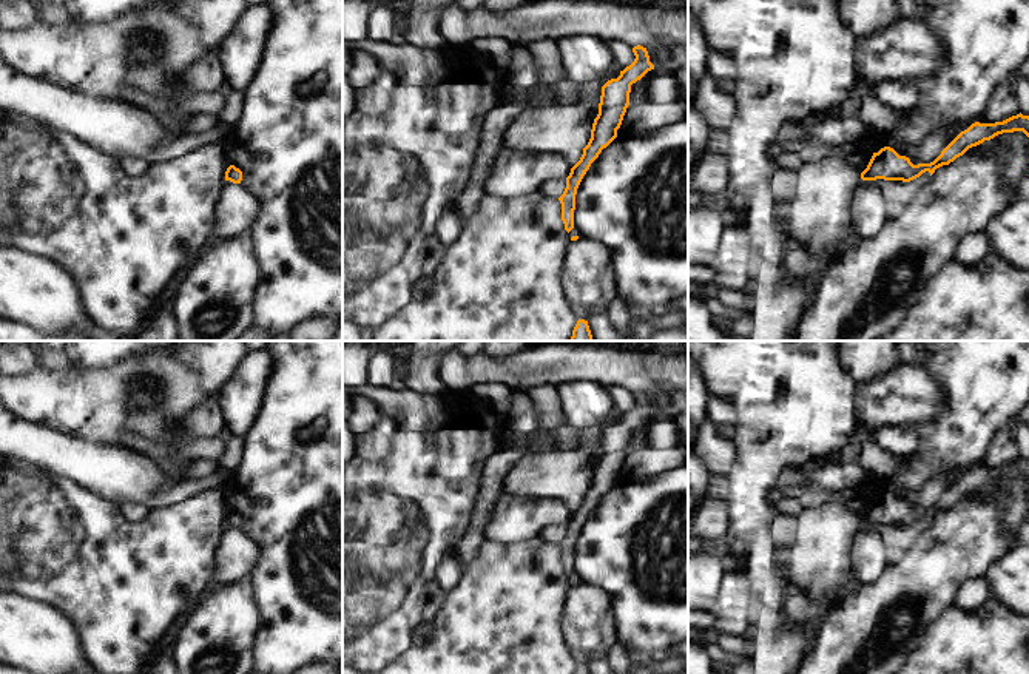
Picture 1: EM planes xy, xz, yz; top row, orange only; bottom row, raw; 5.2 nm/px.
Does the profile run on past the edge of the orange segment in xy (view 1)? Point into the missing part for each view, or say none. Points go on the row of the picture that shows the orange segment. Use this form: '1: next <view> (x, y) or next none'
1: next none

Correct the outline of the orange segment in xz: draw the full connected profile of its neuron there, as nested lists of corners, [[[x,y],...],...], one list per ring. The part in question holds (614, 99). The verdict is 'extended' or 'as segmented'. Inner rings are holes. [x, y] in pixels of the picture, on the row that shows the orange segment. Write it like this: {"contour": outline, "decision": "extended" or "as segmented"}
{"contour": [[[455,0],[443,8],[438,28],[447,48],[474,51],[503,71],[509,68],[514,45],[528,45],[537,39],[594,35],[603,42],[619,39],[633,48],[634,62],[602,86],[591,139],[558,197],[568,233],[574,228],[577,188],[602,150],[617,137],[629,105],[631,85],[654,69],[646,48],[662,46],[676,59],[688,59],[688,15],[683,11],[637,8],[625,2],[540,0],[492,12],[486,8],[461,11]]], "decision": "extended"}

